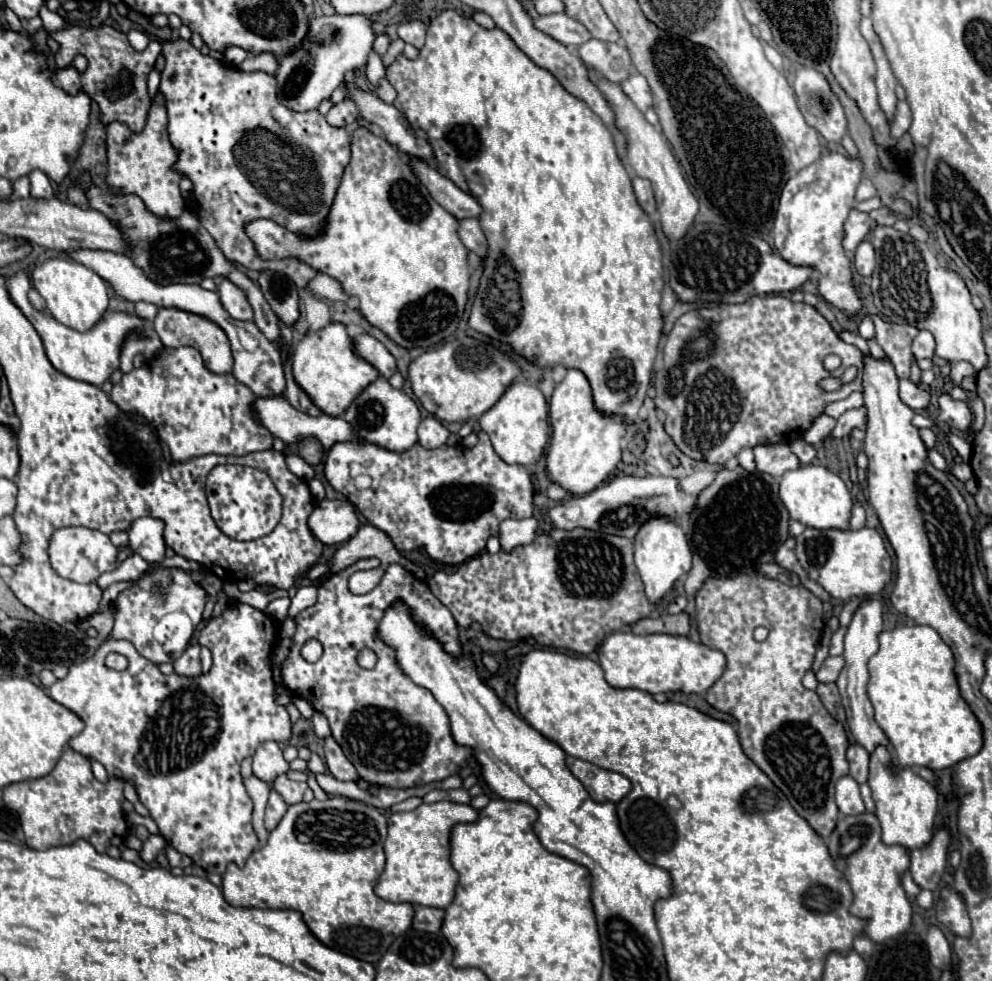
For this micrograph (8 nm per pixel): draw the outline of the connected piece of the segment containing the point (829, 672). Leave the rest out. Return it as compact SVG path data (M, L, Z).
M827 657L827 659L823 661L823 665L819 667L817 675L815 675L817 681L819 681L819 683L833 683L833 681L837 681L843 665L845 665L843 657Z

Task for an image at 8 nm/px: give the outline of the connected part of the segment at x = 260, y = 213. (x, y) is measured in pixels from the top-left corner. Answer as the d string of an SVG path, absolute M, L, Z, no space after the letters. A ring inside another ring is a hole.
M177 39L177 41L171 41L171 43L163 43L163 55L165 55L165 61L167 61L167 63L165 63L165 69L163 69L163 73L161 73L161 85L159 85L159 91L163 91L163 95L165 95L165 99L167 99L169 139L171 139L171 143L173 143L173 147L179 149L177 171L181 171L181 173L183 173L185 177L189 177L191 183L193 183L195 211L197 211L197 217L199 217L201 225L209 231L209 235L215 239L215 243L219 245L219 249L225 253L225 257L227 257L229 261L235 261L235 263L239 263L239 265L243 265L243 267L247 267L247 269L255 269L255 271L265 271L265 269L269 269L269 271L285 273L287 277L293 279L293 283L295 283L299 289L305 289L307 283L317 275L317 271L315 271L313 267L309 267L309 265L297 261L297 259L261 261L261 259L255 255L253 243L247 239L247 235L245 235L245 231L243 231L243 223L245 223L247 219L267 217L267 219L273 219L273 221L285 225L285 227L289 227L289 229L295 231L295 233L317 235L319 229L321 229L321 225L323 225L323 221L325 221L325 217L327 217L327 213L329 213L329 207L331 207L331 203L333 203L335 191L337 191L337 187L339 187L339 181L341 181L343 171L345 171L345 167L347 167L347 163L349 163L349 157L351 157L351 153L349 153L349 135L347 135L347 131L345 131L345 129L331 127L331 125L325 121L325 117L319 115L319 111L307 111L307 113L287 111L287 109L285 109L283 105L279 105L279 101L277 101L277 95L275 95L275 77L271 77L271 75L267 75L267 73L243 73L243 71L239 71L239 69L235 69L235 67L229 67L229 65L225 65L225 63L221 63L221 61L209 57L209 55L201 55L201 51L197 51L189 41L183 41L183 39ZM261 151L267 151L267 175L271 175L271 177L261 177L261 173L257 173L257 161L259 161L257 155L261 155ZM313 155L315 155L315 159L317 159L317 163L319 163L321 169L329 169L331 179L315 179L315 177L307 179L307 175L311 175L311 159L313 159ZM295 179L307 179L307 183L311 185L311 189L307 189L307 191L291 189L291 183L295 183Z

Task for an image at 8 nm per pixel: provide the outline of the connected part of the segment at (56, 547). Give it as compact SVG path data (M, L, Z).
M87 527L57 529L49 541L47 551L49 551L51 567L57 571L57 575L77 583L93 583L105 571L111 571L117 567L117 559L115 559L117 547L111 543L111 539L105 533L87 529Z

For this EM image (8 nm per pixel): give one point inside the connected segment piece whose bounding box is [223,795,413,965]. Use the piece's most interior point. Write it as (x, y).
(324, 857)

